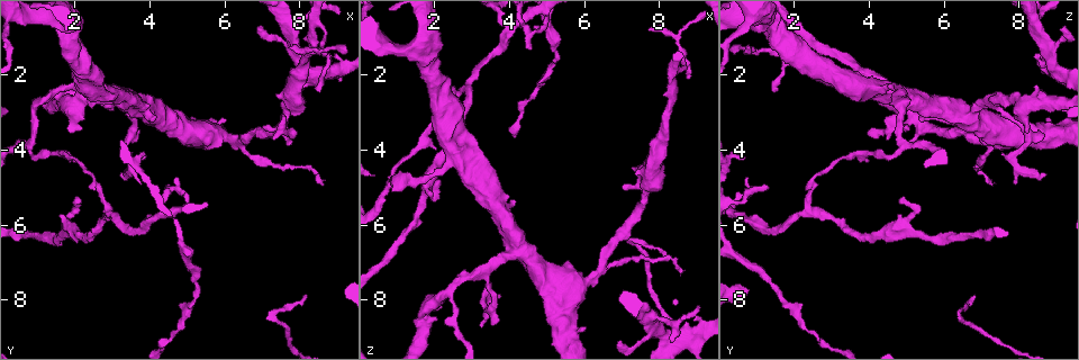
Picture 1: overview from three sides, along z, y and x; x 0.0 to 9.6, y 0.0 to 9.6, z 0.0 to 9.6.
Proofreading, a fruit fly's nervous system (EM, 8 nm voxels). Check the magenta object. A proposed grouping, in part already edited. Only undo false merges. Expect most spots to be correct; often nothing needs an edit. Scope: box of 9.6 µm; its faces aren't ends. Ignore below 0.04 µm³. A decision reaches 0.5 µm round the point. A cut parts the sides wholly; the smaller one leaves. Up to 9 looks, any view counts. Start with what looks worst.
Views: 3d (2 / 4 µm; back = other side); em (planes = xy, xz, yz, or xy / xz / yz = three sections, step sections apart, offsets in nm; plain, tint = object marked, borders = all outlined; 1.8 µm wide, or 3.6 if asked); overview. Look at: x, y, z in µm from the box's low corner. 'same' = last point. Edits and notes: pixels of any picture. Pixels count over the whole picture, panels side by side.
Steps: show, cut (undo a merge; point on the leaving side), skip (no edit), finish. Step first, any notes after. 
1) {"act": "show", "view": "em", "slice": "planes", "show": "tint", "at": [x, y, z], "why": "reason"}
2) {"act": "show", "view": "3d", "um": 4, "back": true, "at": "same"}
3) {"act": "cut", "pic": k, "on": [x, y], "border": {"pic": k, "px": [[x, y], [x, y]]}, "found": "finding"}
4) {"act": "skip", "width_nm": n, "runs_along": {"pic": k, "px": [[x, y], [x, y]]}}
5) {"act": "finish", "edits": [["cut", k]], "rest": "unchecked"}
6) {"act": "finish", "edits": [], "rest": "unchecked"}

{"act": "show", "view": "em", "slice": "yz", "step": 4, "show": "tint", "at": [1.70, 0.80, 1.50], "why": "arms part here"}

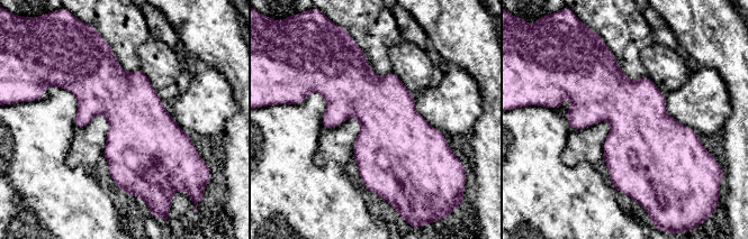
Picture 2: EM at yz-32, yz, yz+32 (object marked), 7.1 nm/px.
{"act": "show", "view": "em", "slice": "xy", "step": 16, "show": "tint", "at": "same"}

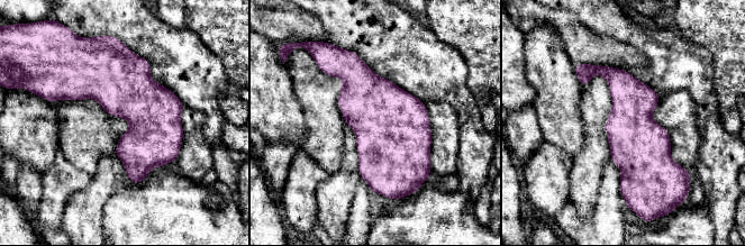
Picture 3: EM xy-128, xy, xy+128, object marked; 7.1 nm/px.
{"act": "skip", "width_nm": 170, "found": "continuous, no second neuron"}

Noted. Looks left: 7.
{"act": "show", "view": "em", "slice": "planes", "show": "tint", "at": [2.95, 2.45, 4.55], "why": "arms run side by side"}

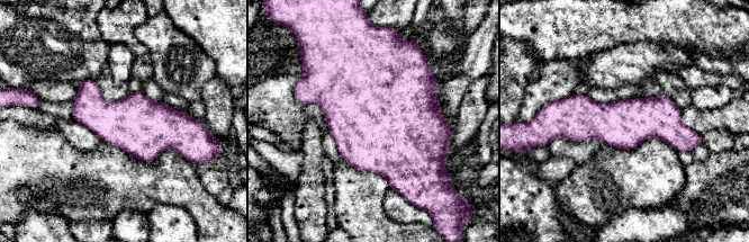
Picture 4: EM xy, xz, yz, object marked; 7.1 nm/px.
{"act": "skip", "runs_along": {"pic": 4, "px": [[558, 111], [662, 120], [691, 134]]}, "found": "all the same neuron"}

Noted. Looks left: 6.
{"act": "show", "view": "em", "slice": "xy", "step": 8, "show": "tint", "at": [2.35, 2.70, 7.80]}

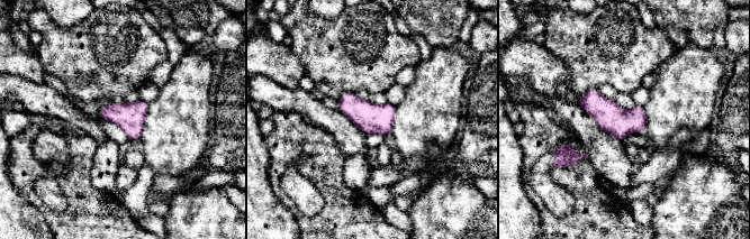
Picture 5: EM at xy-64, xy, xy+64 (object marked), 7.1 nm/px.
{"act": "show", "view": "em", "slice": "planes", "show": "tint", "at": "same"}

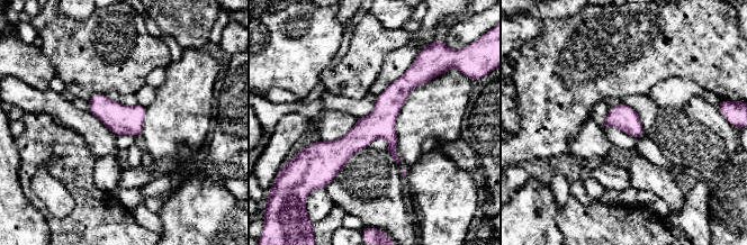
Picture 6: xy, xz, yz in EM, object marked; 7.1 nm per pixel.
{"act": "skip", "found": "one neuron here"}

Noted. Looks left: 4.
{"act": "show", "view": "em", "um": 3.6, "slice": "yz", "step": 8, "show": "tint", "at": [7.60, 3.10, 5.25], "why": "a fork"}

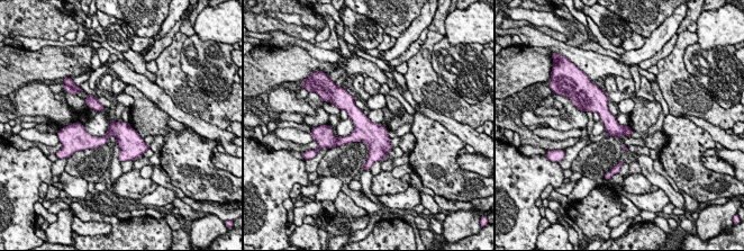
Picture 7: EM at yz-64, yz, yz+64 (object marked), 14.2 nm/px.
{"act": "show", "view": "em", "um": 3.6, "slice": "planes", "show": "borders", "at": "same"}

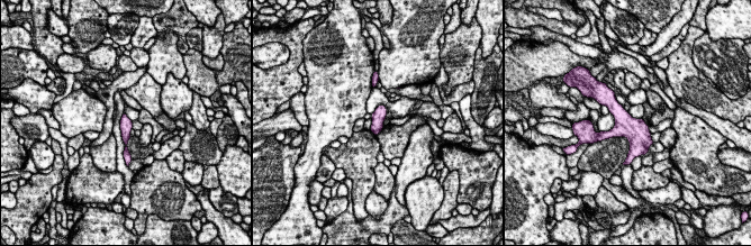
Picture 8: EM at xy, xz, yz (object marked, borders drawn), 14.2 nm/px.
{"act": "skip", "runs_along": {"pic": 8, "px": [[125, 118], [126, 153]]}, "found": "one neuron here"}

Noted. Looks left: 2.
{"act": "finish", "edits": [], "rest": "unchecked"}

